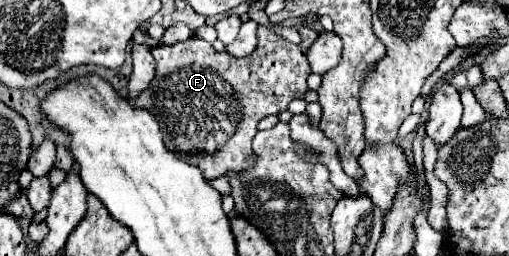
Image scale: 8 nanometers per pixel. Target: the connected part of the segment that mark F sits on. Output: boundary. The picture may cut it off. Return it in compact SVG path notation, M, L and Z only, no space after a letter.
M259 27L257 31L257 47L247 57L233 57L229 53L219 53L211 47L211 43L189 37L187 41L175 45L159 45L151 53L157 61L155 81L135 99L135 107L147 109L155 115L157 123L163 131L165 145L177 153L179 159L199 167L205 179L215 179L225 175L227 171L241 171L253 167L253 151L251 139L257 133L257 123L267 115L279 115L287 109L293 99L303 99L307 93L307 77L311 75L311 67L307 63L307 51L319 37L319 31L313 27L299 27L301 43L291 43L285 37L277 35L269 27Z

